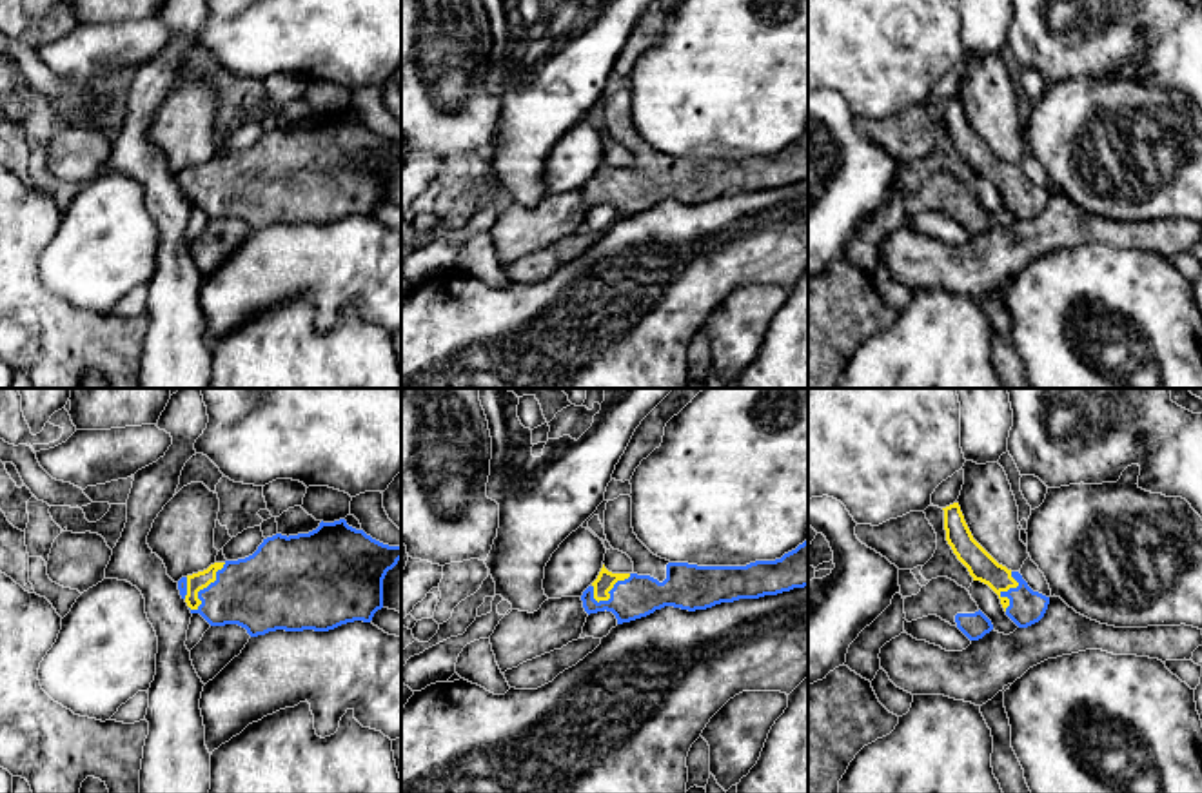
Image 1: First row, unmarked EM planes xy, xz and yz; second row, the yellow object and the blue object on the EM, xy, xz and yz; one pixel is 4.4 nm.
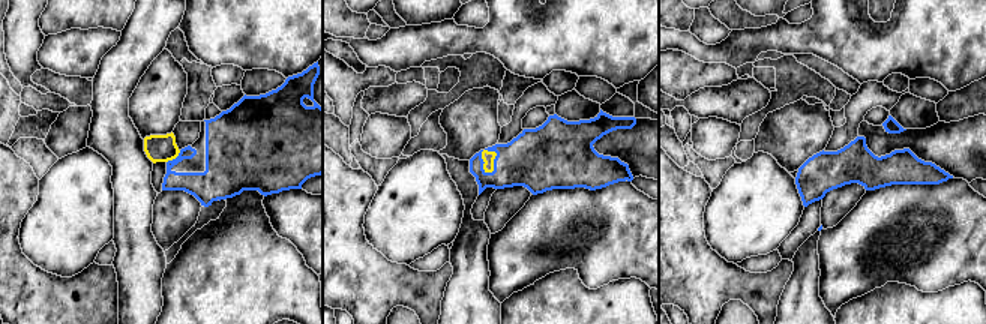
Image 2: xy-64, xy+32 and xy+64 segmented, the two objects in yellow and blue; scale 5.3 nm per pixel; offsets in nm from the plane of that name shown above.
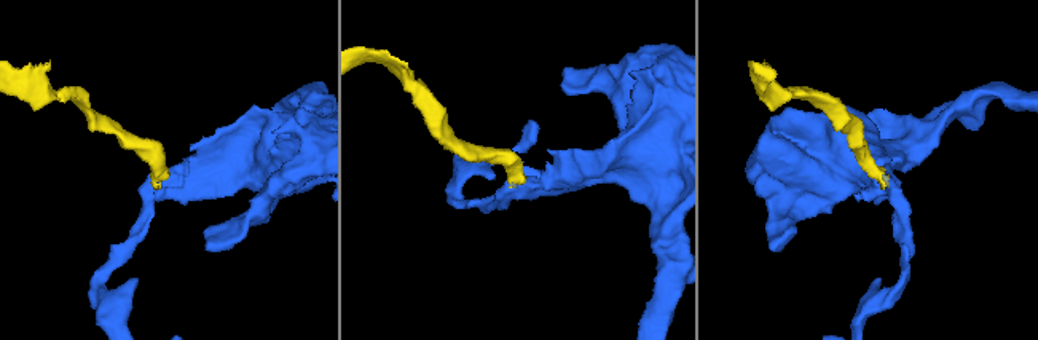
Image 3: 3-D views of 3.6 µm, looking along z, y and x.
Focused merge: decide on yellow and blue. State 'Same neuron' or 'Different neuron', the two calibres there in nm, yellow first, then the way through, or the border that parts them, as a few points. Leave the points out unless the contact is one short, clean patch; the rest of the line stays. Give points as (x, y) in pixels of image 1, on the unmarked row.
Same neuron. Thickness 80 nm (yellow) against 340 nm. Path across: xy (202, 173), (204, 180), (260, 186)

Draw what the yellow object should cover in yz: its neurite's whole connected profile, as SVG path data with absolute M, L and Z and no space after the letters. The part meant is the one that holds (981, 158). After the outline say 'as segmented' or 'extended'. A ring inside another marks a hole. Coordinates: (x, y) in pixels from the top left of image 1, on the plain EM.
M959 96L944 103L946 134L957 152L968 162L973 174L988 178L1000 192L1006 209L1019 220L1039 216L1049 198L1049 191L1033 185L1019 165L999 158L971 129Z | extended

